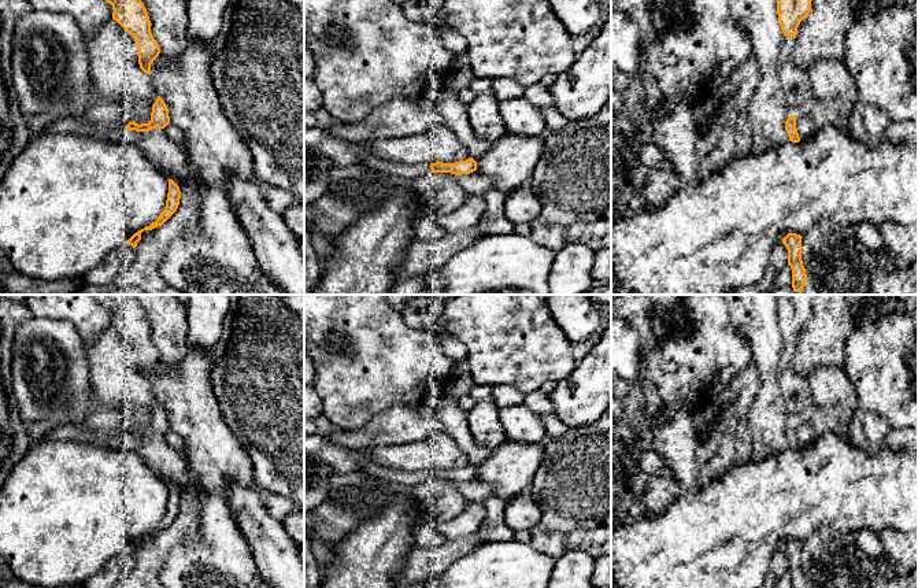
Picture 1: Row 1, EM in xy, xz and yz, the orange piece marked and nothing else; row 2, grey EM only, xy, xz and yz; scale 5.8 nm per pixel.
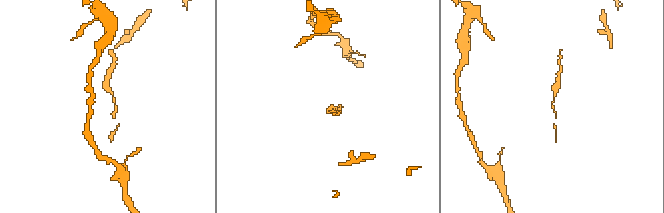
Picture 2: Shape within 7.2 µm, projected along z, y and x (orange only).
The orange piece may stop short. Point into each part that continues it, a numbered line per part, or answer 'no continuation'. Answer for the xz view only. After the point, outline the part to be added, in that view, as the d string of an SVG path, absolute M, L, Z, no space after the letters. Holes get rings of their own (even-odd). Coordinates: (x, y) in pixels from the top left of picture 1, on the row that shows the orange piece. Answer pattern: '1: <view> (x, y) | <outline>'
no continuation

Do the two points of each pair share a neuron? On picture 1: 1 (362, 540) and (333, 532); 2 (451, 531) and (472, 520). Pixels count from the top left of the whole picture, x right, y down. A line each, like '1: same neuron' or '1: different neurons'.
1: different neurons
2: same neuron

